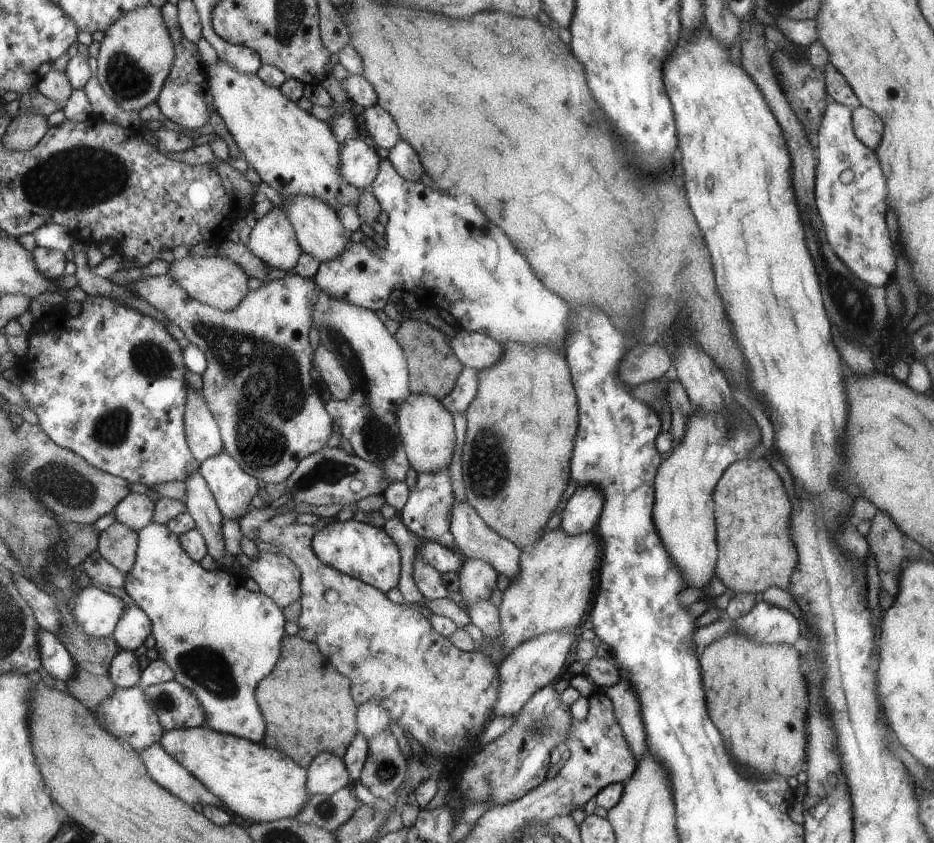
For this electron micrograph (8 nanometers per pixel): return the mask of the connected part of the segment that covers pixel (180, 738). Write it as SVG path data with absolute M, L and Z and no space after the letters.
M212 727L166 731L160 740L164 750L196 780L211 790L230 812L255 823L292 819L307 805L307 769L288 755Z

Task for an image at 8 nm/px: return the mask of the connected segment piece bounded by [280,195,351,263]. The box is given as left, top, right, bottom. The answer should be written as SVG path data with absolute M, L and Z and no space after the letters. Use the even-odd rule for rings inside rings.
M303 195L284 199L287 199L287 203L280 208L287 212L298 234L299 245L306 254L310 254L320 263L325 263L334 261L347 250L351 232L344 229L337 212L331 206L320 199Z

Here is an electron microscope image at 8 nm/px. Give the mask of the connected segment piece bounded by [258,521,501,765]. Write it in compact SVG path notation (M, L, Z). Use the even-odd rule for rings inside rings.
M265 521L258 530L258 542L274 543L301 571L301 607L296 621L299 626L296 635L316 643L328 662L331 662L340 674L352 678L351 694L357 706L369 701L379 701L389 719L396 722L405 734L410 734L417 740L428 754L446 761L449 765L458 762L462 750L472 744L472 740L481 737L492 719L492 710L499 700L501 688L499 665L494 662L494 658L480 649L471 652L458 650L448 637L436 631L431 622L420 613L420 608L426 606L424 599L419 603L394 603L376 587L320 562L311 546L315 532L314 525L299 525L295 522L277 527L269 521ZM326 590L338 592L336 603L326 601Z

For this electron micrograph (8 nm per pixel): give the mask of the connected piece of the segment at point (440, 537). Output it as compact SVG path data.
M448 467L439 471L418 473L416 484L408 490L406 504L398 512L398 517L406 526L407 530L416 540L434 541L442 543L458 551L455 546L455 537L451 533L451 518L453 514L454 495L452 493L452 476Z

